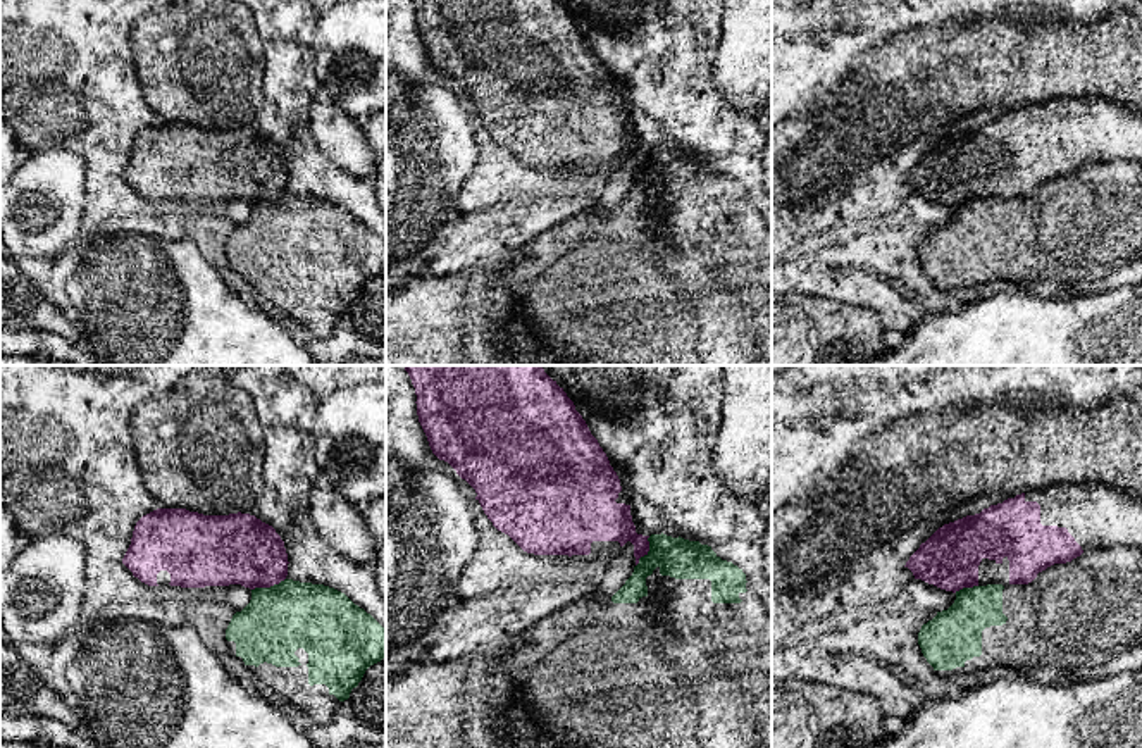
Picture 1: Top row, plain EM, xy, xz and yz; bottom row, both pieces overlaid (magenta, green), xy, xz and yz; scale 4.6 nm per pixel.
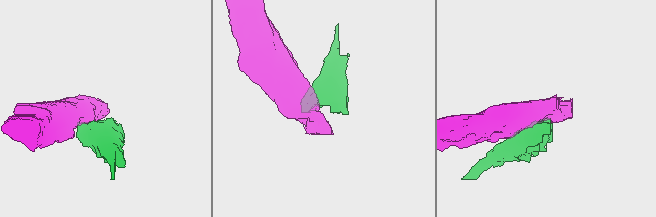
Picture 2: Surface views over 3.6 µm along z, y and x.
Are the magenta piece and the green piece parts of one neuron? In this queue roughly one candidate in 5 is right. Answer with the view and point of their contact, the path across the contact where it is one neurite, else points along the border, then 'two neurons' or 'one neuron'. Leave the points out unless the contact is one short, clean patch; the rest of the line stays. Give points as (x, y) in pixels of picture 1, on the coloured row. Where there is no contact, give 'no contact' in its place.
meets magenta in xy at (267, 586); border along xy (285, 578), (269, 586), (255, 586), (252, 590); two neurons

